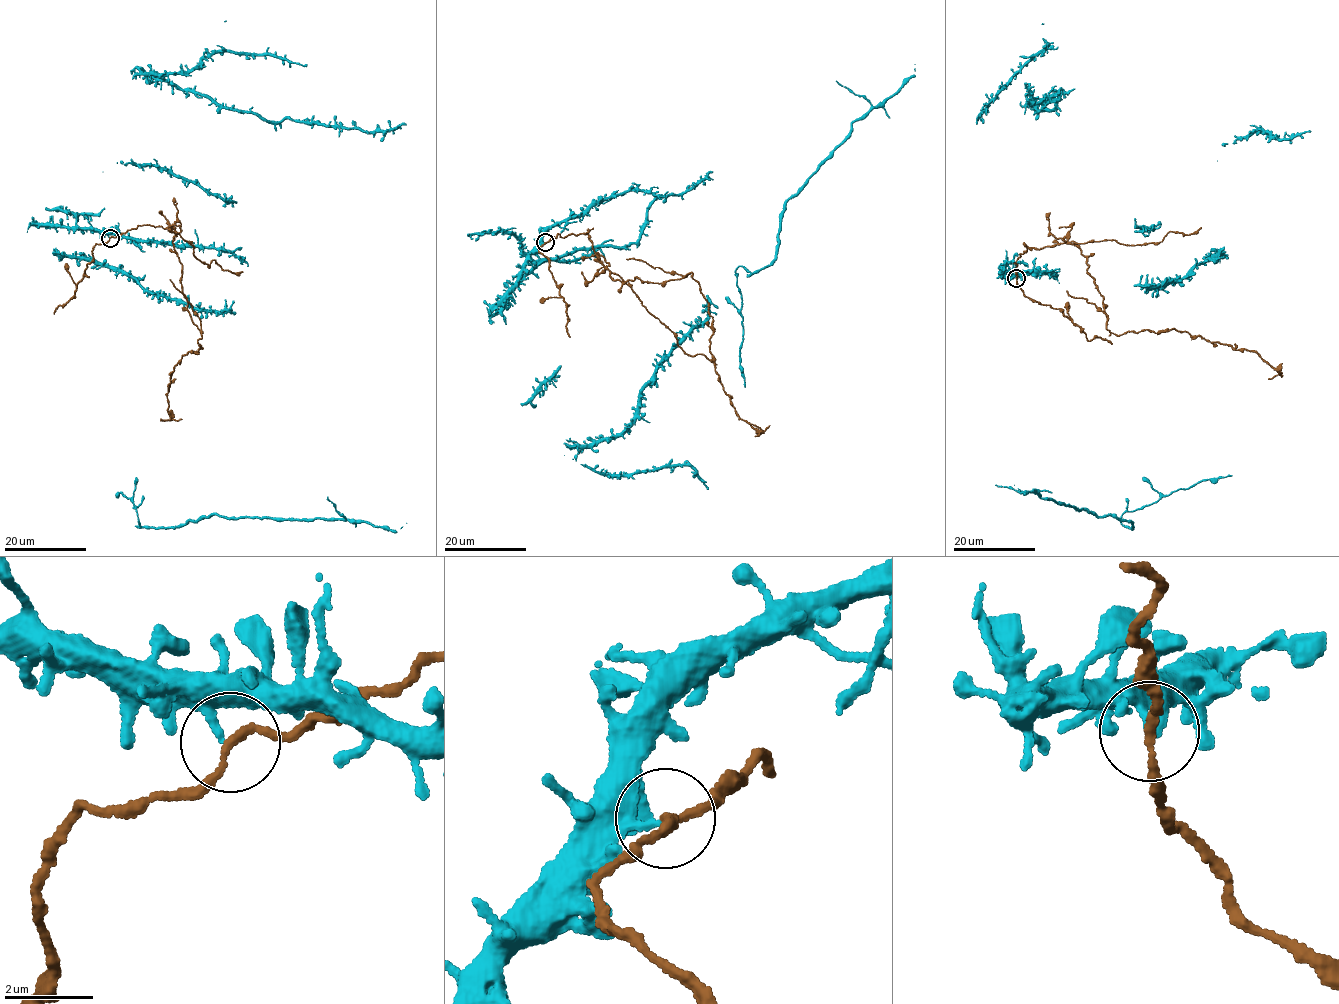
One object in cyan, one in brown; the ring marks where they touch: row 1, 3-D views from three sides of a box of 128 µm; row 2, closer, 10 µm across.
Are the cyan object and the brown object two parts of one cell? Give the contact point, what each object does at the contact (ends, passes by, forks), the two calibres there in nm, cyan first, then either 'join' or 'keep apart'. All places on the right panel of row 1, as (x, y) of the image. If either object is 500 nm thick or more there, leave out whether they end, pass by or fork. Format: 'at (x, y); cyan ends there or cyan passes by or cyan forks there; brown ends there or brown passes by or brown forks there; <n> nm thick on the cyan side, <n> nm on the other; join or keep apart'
at (1016, 278); cyan ends there; brown passes by; 180 nm thick on the cyan side, 160 nm on the other; keep apart

